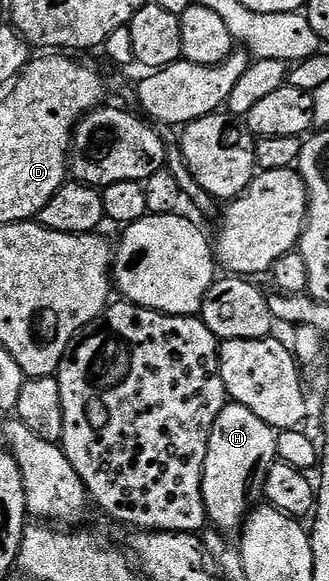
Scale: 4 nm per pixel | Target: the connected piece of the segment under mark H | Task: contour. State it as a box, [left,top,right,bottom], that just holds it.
[202,403,278,531]

